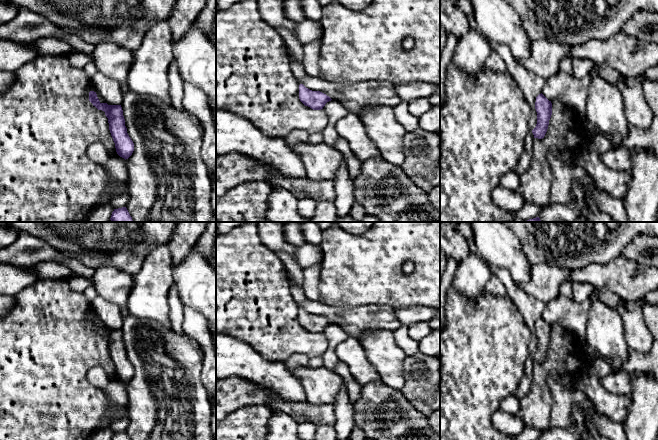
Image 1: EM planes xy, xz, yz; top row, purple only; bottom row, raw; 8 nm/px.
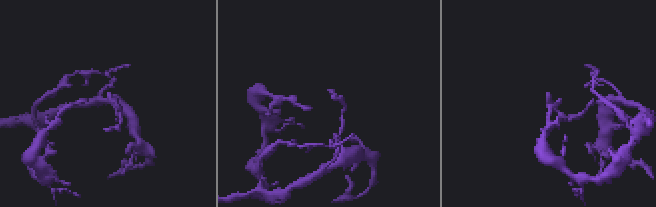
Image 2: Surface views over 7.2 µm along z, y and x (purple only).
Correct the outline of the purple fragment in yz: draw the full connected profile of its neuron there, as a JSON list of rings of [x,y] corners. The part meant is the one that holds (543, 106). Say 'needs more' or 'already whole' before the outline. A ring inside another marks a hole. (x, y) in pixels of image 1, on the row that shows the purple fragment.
needs more | [[[560,70],[545,80],[542,93],[535,102],[537,124],[532,130],[534,138],[544,138],[552,115],[552,102],[555,100],[570,107],[581,118],[586,116],[586,98],[591,79],[590,73],[577,80]]]

